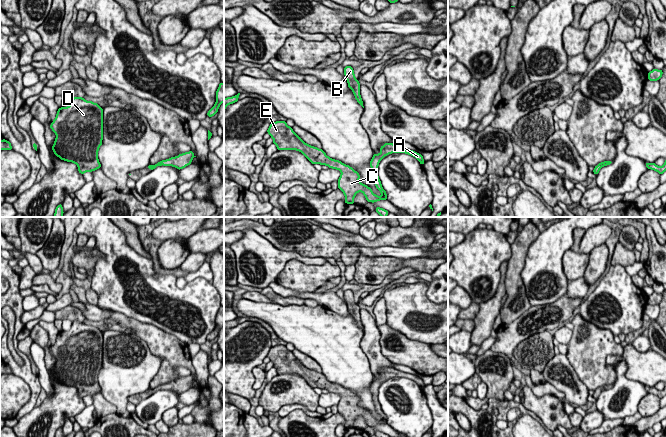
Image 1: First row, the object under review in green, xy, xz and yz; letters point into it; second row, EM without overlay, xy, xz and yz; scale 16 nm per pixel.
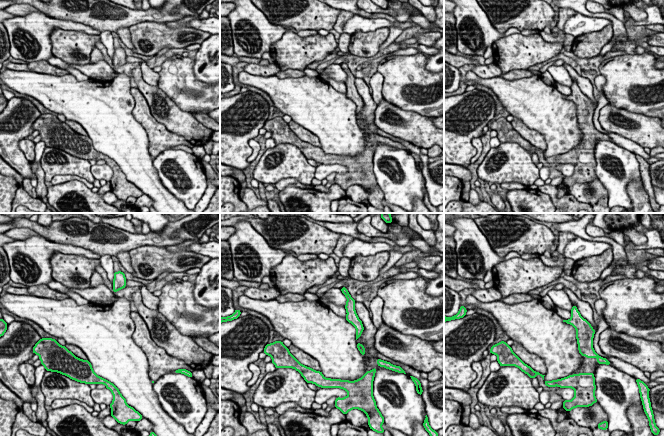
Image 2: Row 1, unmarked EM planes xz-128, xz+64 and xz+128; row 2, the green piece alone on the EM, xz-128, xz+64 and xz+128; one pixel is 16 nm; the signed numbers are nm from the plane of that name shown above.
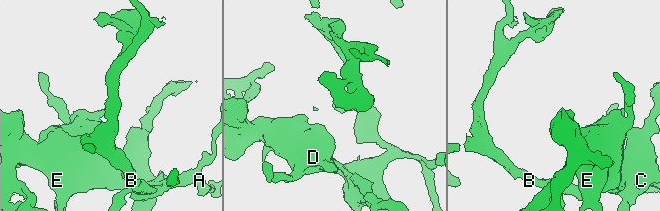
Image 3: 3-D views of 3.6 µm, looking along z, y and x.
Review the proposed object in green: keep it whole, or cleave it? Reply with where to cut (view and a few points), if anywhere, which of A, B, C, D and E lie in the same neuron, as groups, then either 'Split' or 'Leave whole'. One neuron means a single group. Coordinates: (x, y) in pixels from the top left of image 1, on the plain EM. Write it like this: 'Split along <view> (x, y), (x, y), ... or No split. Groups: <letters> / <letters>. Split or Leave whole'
No split. Groups: A B C D E. Leave whole

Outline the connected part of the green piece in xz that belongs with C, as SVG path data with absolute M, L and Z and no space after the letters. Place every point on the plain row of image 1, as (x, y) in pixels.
M276 345L271 347L267 357L273 362L273 367L280 374L297 374L301 376L312 388L326 389L329 392L337 393L341 396L338 403L338 413L345 419L346 428L354 428L354 421L358 416L362 416L368 426L375 427L379 424L387 424L386 415L381 409L378 401L378 390L380 385L392 377L405 377L415 381L421 389L425 387L423 380L413 374L397 370L393 367L385 367L380 371L380 377L373 379L369 389L373 396L376 412L381 416L377 420L372 413L359 405L360 398L349 389L339 384L332 383L326 379L323 373L308 369L286 348L286 345Z

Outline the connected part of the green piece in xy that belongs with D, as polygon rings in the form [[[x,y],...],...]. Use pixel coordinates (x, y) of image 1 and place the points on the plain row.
[[[73,321],[68,331],[60,331],[50,348],[56,358],[55,380],[75,387],[78,396],[101,392],[98,375],[103,364],[103,332],[83,321]]]

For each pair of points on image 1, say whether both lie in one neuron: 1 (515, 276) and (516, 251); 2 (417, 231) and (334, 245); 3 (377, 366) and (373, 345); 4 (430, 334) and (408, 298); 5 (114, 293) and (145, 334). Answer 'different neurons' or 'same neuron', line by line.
1: same neuron
2: same neuron
3: same neuron
4: same neuron
5: different neurons

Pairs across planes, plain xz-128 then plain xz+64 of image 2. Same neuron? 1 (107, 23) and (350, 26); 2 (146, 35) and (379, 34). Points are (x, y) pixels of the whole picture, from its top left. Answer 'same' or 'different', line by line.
1: different
2: same

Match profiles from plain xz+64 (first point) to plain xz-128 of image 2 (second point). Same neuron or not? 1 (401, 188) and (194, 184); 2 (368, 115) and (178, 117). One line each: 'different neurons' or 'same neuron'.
1: same neuron
2: different neurons

